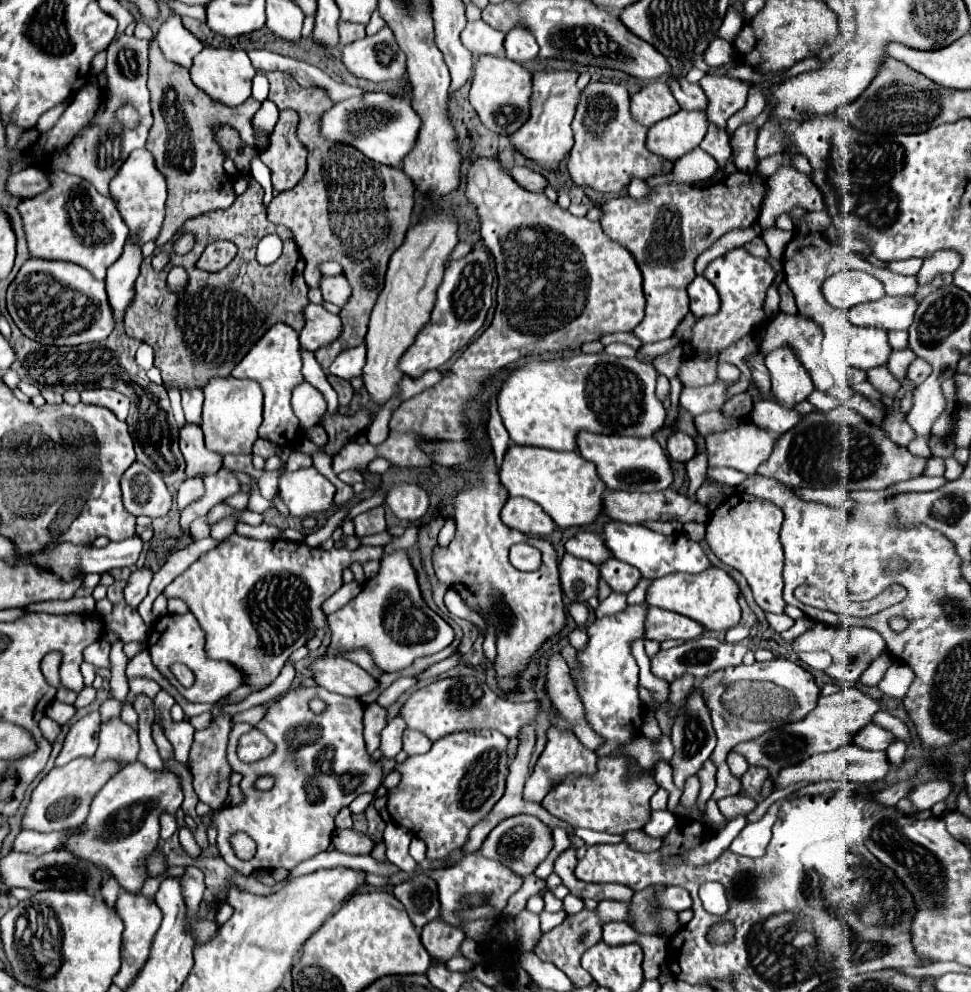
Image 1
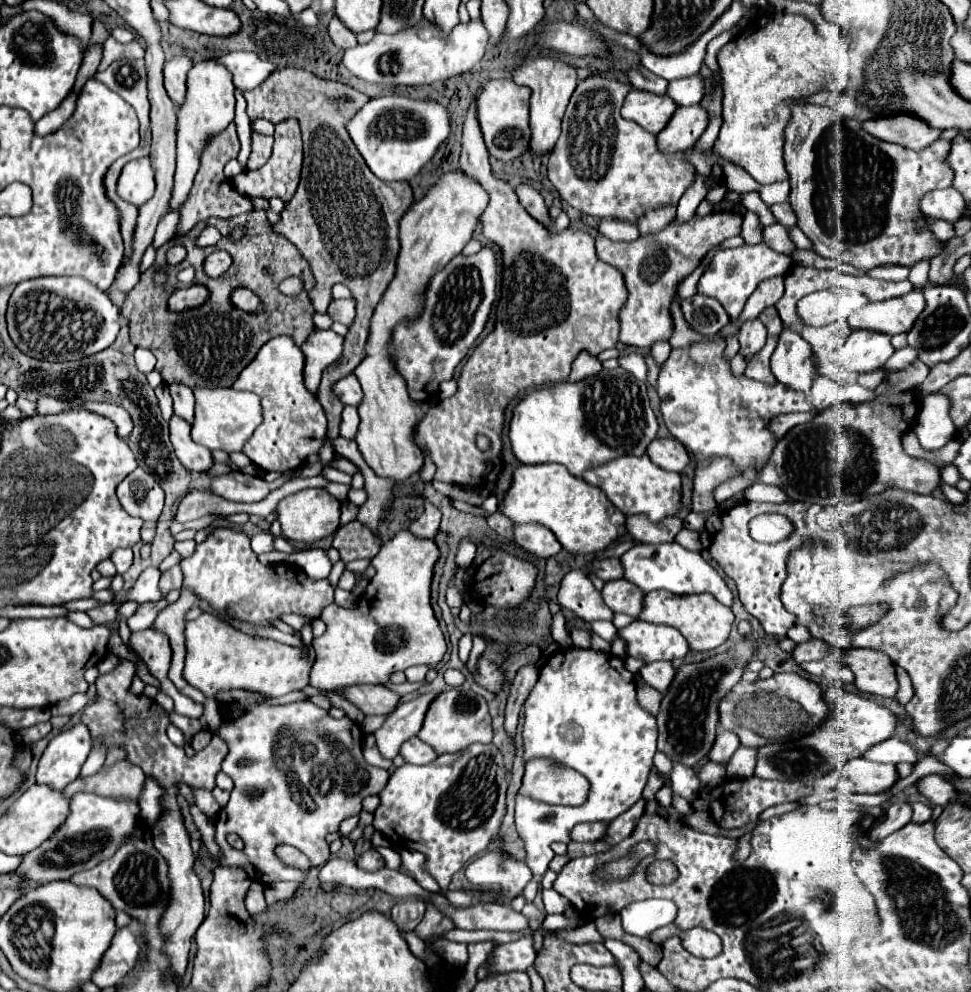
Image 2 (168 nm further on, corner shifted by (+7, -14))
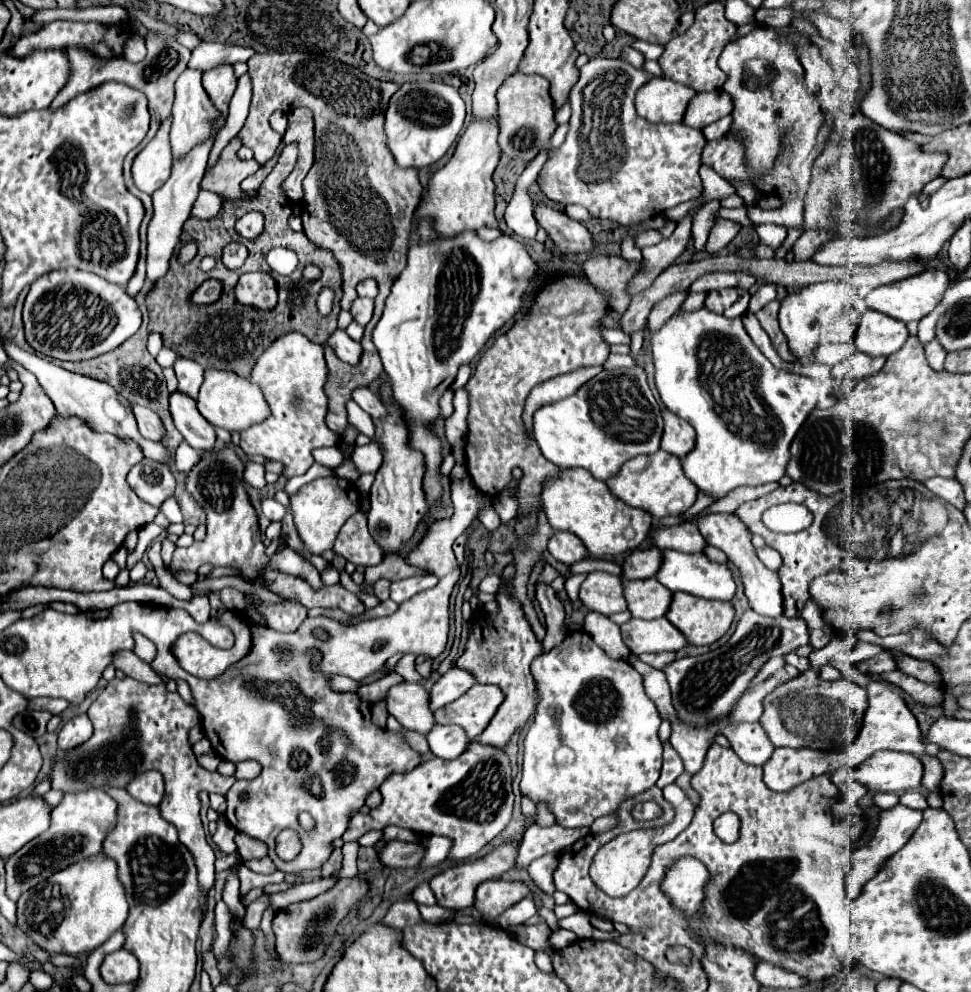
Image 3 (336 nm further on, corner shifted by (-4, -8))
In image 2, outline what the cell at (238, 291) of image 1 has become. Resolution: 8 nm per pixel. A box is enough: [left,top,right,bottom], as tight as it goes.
[121,211,315,389]

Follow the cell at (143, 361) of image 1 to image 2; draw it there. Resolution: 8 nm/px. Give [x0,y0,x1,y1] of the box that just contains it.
[135,349,155,375]

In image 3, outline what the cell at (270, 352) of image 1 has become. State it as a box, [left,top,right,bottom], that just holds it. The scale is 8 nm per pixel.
[240,333,340,477]

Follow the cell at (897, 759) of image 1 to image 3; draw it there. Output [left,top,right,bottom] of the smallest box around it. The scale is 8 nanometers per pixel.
[846,805,922,901]

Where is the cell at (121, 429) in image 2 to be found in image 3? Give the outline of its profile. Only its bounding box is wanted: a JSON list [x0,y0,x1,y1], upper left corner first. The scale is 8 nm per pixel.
[132,405,164,441]

